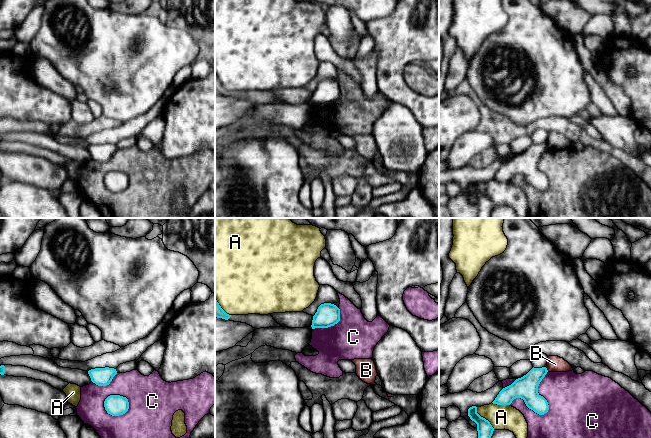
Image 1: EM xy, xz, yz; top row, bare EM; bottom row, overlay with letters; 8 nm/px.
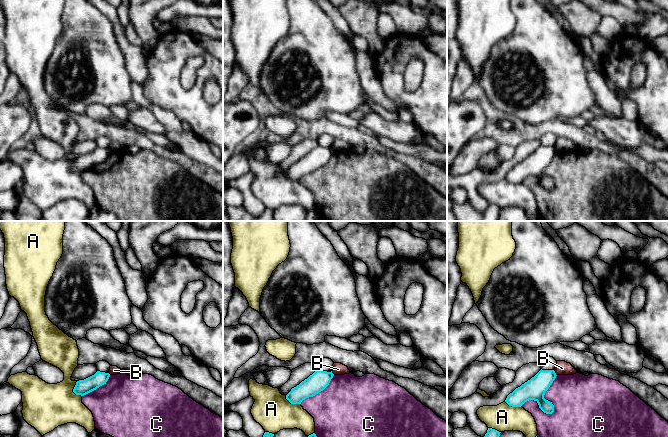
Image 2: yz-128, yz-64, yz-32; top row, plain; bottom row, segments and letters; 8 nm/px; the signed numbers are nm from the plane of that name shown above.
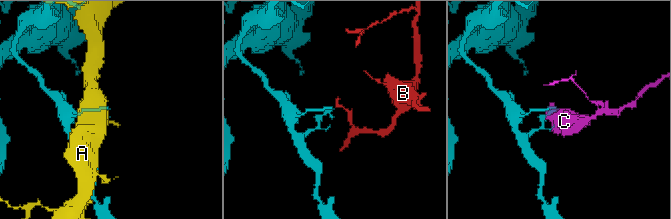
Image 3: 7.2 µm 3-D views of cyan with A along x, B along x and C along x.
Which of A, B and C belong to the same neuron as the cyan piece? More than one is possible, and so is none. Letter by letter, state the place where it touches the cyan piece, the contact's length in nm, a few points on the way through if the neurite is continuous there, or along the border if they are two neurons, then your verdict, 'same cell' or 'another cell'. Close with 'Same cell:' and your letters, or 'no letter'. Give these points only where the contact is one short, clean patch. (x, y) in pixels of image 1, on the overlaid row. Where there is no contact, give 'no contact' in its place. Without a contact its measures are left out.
A: meets cyan in yz at (484, 418); contact 240 nm long; another cell
B: meets cyan in yz at (546, 369); contact 50 nm long; border along yz (545, 367), (548, 371); another cell
C: meets cyan in yz at (547, 411); contact 420 nm long; another cell
Same cell: no letter

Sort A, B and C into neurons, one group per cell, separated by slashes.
A / B / C

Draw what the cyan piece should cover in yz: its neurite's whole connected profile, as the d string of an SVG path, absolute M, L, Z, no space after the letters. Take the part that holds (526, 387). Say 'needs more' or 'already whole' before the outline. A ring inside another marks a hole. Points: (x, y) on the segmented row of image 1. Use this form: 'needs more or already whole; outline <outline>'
already whole; outline M533 367L526 375L503 388L492 403L510 405L514 399L521 398L529 409L544 415L548 412L549 405L547 400L538 393L538 386L547 372L546 367Z

